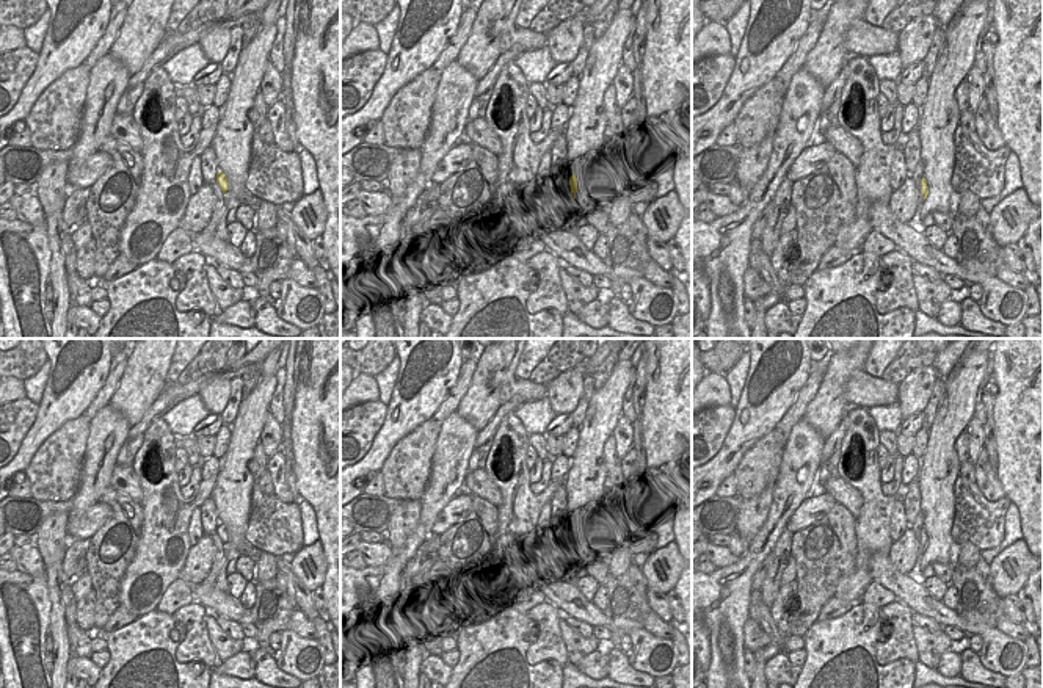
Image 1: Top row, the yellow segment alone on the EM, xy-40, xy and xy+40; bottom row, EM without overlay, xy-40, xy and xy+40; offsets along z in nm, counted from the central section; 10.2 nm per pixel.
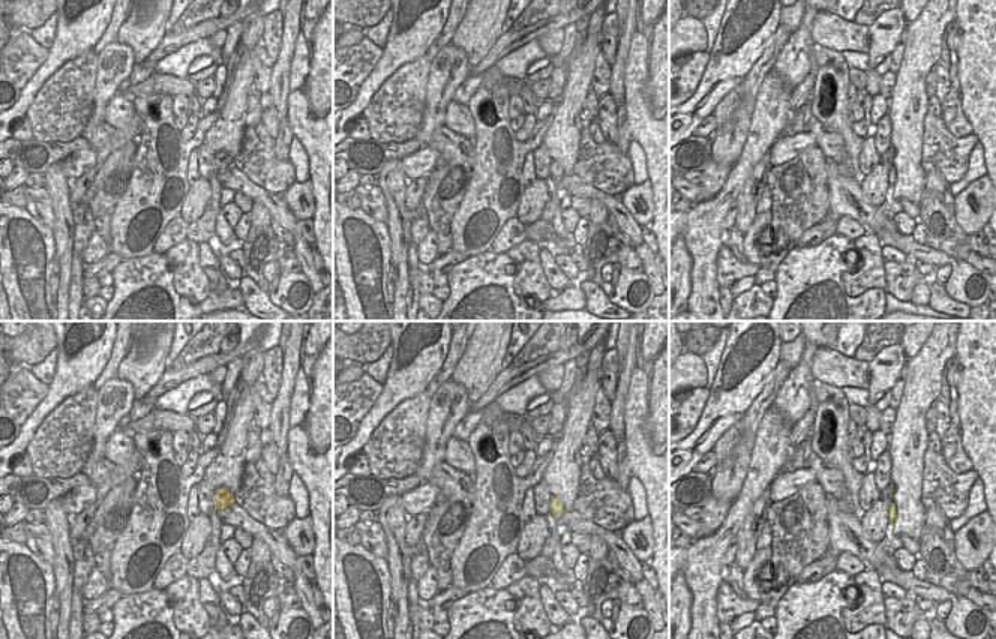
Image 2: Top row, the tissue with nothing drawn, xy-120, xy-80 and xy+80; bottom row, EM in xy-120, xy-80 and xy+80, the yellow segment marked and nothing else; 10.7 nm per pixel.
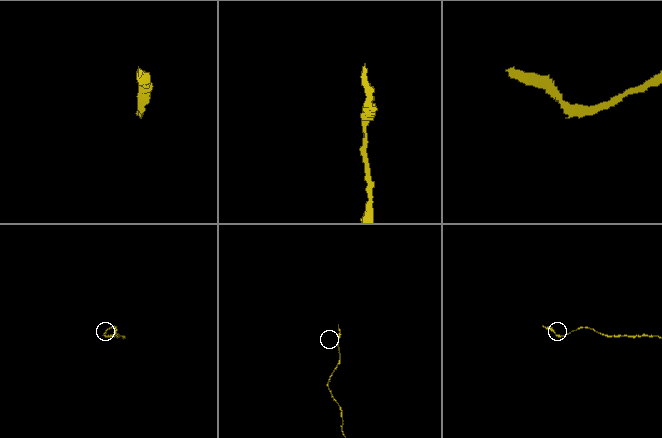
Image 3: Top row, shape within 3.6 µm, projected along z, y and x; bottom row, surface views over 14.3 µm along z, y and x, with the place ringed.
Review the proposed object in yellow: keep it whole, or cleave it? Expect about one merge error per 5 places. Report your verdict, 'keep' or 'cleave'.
keep

